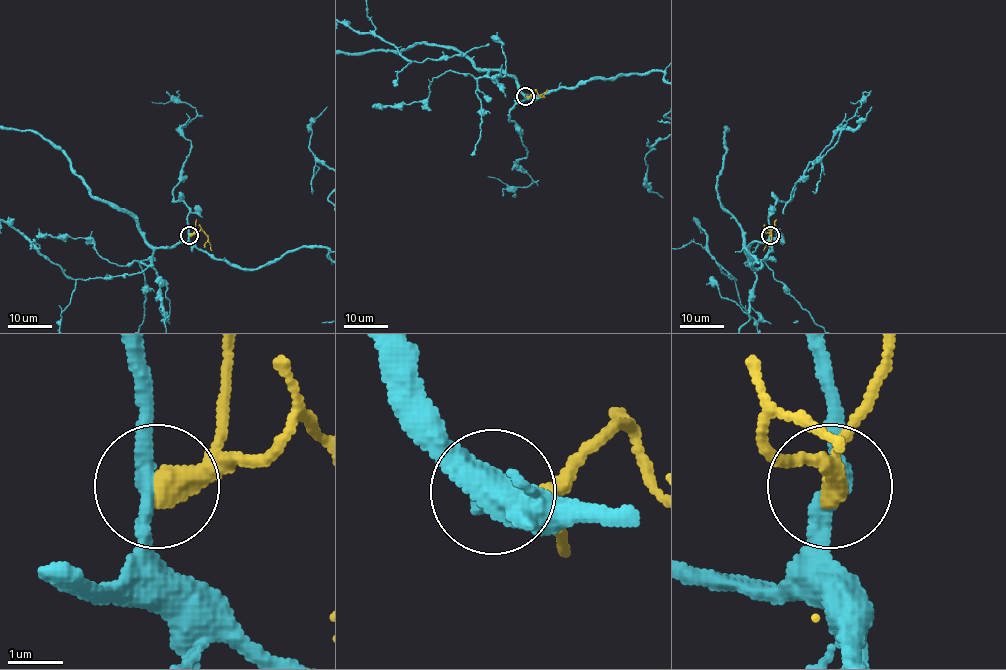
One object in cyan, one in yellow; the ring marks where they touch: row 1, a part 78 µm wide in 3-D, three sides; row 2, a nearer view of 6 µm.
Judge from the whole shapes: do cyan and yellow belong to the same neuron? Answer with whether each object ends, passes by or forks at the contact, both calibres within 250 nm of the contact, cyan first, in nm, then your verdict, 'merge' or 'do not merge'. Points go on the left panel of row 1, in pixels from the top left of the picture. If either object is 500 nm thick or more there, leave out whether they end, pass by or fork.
cyan passes by; yellow ends there; 280 nm thick on the cyan side, 400 nm on the other; do not merge

